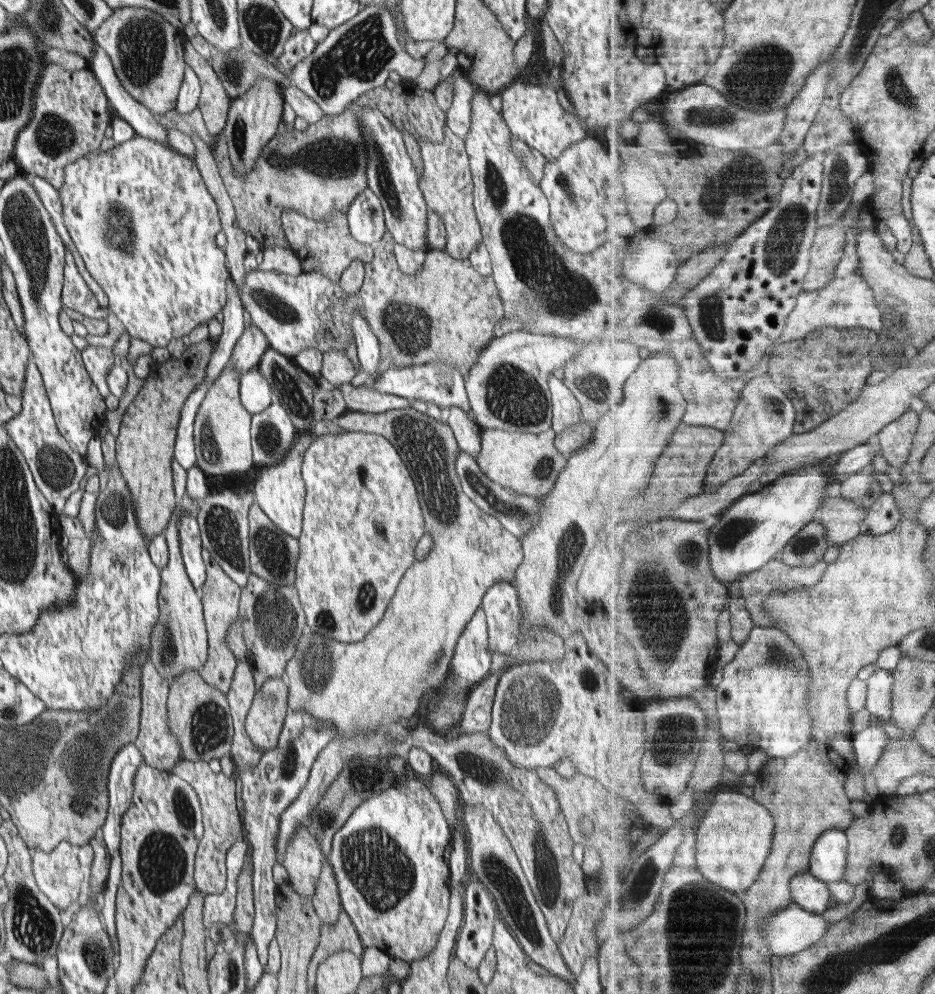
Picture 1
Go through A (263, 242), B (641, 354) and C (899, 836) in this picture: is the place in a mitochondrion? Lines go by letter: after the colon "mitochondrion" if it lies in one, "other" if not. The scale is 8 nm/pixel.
A: other
B: other
C: mitochondrion

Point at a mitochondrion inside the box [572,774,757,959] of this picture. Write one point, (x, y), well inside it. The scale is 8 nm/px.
(637, 891)

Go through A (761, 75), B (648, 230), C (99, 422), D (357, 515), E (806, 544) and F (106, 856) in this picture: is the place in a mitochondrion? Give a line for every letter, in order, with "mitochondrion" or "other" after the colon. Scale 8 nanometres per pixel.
A: mitochondrion
B: other
C: other
D: other
E: mitochondrion
F: other

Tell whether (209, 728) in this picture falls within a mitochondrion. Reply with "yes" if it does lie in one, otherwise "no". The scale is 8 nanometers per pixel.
yes

